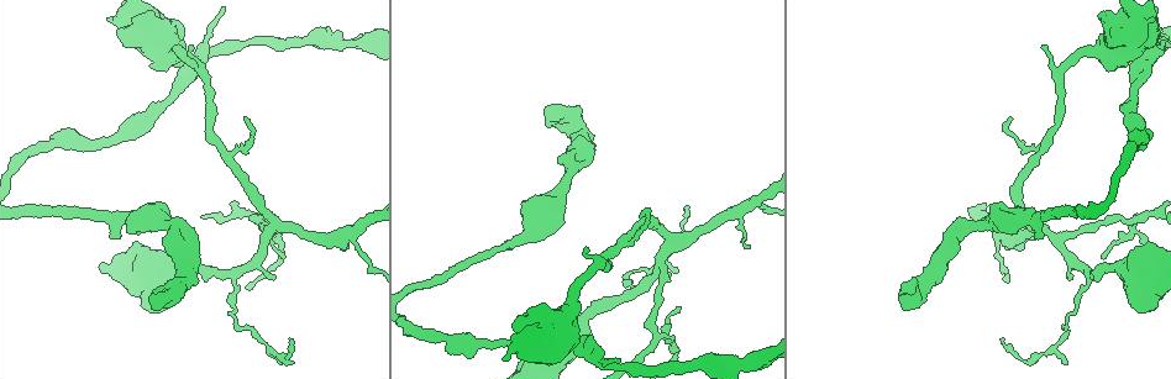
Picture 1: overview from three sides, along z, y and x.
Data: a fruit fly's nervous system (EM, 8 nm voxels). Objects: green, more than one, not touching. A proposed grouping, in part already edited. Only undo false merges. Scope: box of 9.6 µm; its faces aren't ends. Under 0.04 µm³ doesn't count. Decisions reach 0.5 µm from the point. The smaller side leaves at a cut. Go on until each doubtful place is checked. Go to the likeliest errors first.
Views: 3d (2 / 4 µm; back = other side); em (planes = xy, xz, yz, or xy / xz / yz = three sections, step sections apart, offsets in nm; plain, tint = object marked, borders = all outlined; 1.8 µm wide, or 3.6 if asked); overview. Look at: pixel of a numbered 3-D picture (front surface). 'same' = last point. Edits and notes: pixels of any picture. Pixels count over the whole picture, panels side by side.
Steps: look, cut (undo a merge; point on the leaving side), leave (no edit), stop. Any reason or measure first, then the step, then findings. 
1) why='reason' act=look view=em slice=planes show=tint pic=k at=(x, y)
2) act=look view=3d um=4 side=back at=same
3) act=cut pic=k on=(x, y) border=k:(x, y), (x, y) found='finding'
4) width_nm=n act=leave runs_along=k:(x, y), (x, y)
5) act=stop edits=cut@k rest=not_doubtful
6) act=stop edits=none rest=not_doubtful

why='sharp bend' act=look view=em slice=planes show=plain pic=1 at=(654, 336)

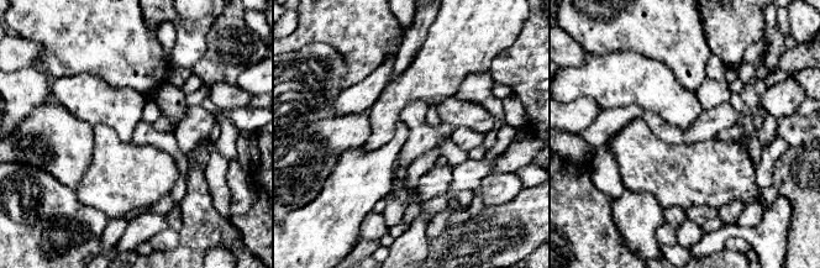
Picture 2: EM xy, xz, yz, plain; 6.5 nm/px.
act=look view=em slice=planes show=tint at=same

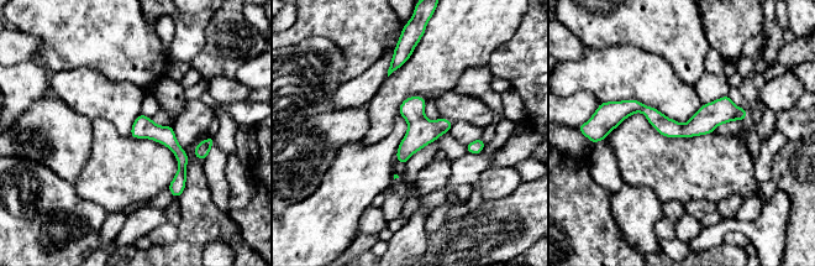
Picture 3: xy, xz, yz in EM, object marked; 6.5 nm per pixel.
act=cut pic=3 on=(177, 186) border=3:(180, 166), (185, 171) found='a second neuron is stuck on'

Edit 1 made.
why='see it whole again' act=look view=overview

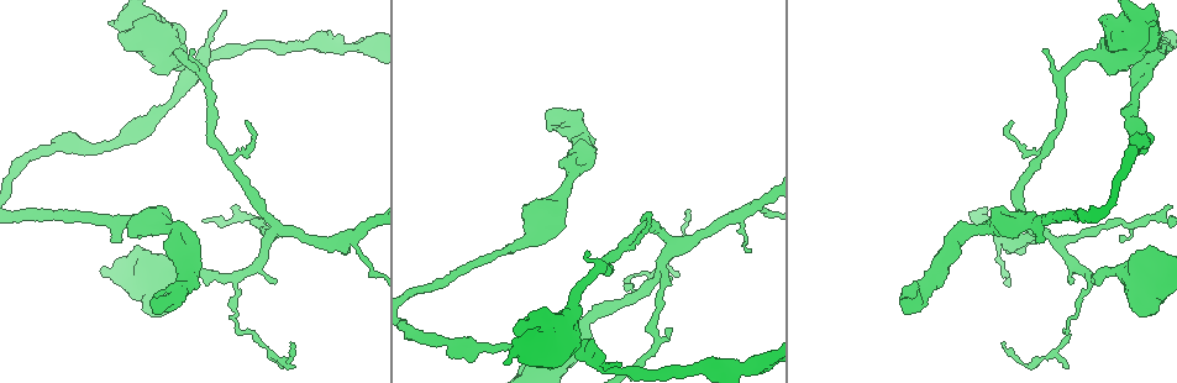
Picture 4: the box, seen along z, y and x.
why='abrupt turn' act=look view=3d um=4 pic=4 at=(1091, 279)

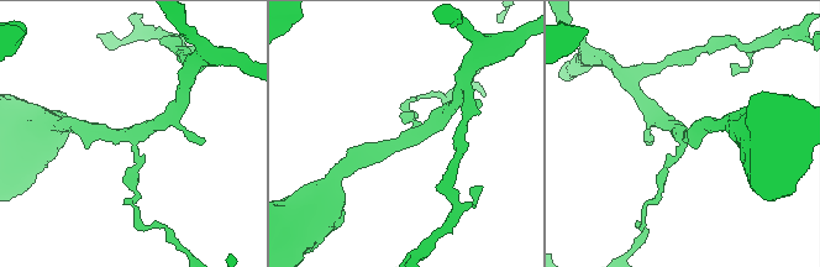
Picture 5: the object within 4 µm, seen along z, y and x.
act=look view=em slice=planes show=tint pic=5 at=(683, 137)

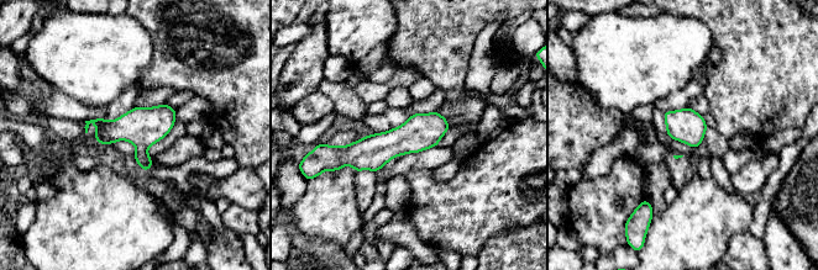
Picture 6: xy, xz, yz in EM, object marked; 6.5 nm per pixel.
width_nm=220 act=leave runs_along=6:(445, 125), (372, 153), (337, 153) found='all the same neuron'

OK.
why='calibre changes' act=look view=3d um=4 side=back pic=4 at=(538, 228)

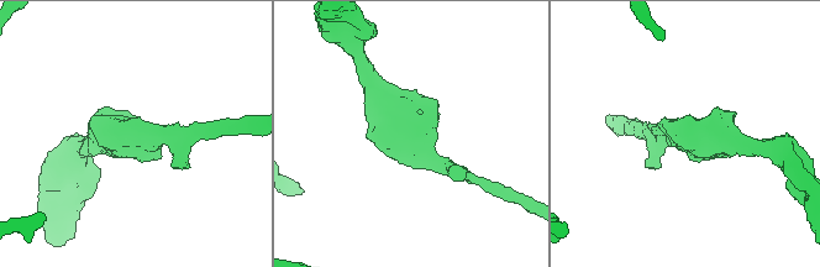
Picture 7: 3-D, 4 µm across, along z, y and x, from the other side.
why='shape alone is not enough' act=look view=em um=3.6 slice=planes show=tint pic=7 at=(132, 136)

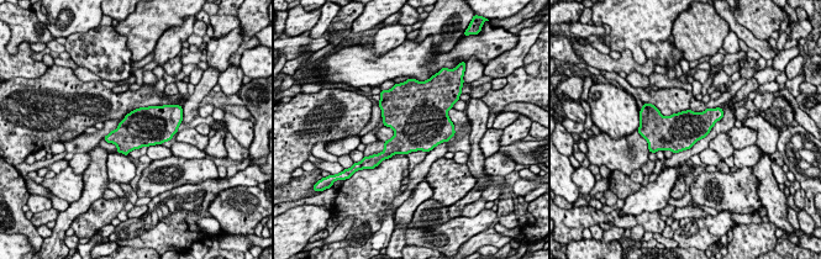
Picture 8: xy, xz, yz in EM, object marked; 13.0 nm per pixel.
width_nm=500 act=leave found='all the same neuron'

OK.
act=stop edits=cut@3 rest=not_doubtful

